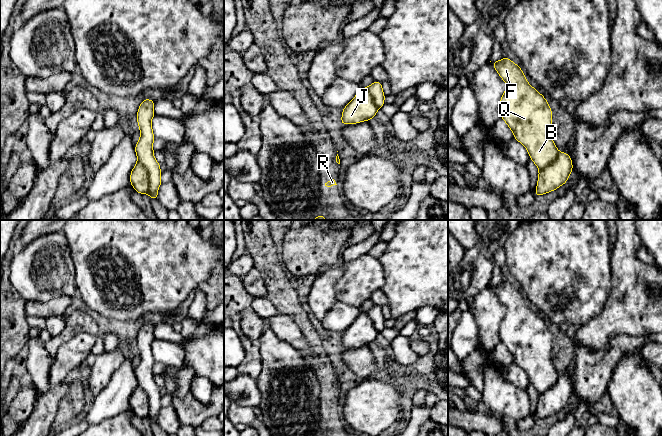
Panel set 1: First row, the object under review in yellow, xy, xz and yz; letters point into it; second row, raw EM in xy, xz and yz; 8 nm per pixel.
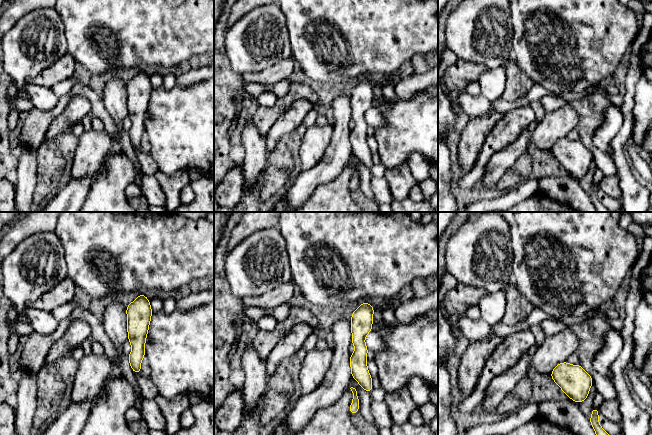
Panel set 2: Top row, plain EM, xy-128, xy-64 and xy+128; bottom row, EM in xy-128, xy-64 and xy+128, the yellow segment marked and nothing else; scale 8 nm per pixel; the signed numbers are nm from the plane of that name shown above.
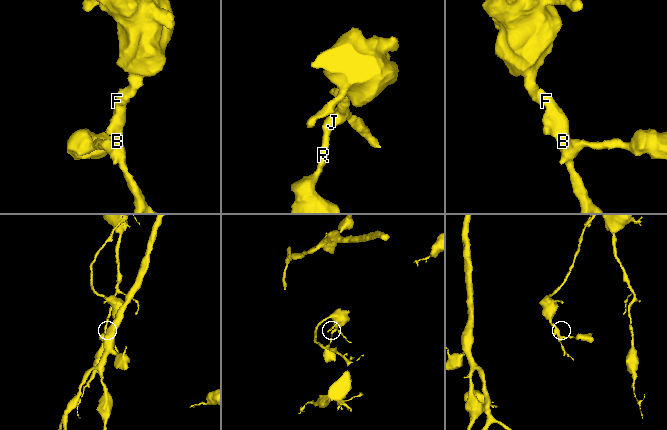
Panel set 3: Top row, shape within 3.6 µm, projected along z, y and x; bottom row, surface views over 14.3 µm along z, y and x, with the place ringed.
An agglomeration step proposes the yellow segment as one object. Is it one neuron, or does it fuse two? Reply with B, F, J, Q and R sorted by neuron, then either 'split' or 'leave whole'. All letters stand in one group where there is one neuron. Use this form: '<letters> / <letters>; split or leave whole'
B F Q / J R; split

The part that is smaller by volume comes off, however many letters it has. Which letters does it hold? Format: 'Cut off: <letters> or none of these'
Cut off: J, R

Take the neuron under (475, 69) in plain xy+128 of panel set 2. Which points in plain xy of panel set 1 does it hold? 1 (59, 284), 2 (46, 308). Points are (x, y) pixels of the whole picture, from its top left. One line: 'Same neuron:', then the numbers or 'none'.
Same neuron: 2

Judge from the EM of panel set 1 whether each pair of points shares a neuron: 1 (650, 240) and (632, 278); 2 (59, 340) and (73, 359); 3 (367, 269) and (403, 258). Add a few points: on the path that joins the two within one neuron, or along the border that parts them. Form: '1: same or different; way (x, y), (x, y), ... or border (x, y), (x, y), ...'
1: different; border (635, 230), (641, 245)
2: different; border (83, 333), (77, 333), (63, 343), (54, 358)
3: different; border (377, 259), (383, 277), (380, 289)

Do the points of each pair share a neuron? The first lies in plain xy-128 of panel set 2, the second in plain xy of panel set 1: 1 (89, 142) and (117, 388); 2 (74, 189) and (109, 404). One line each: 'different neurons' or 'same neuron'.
1: different neurons
2: same neuron

